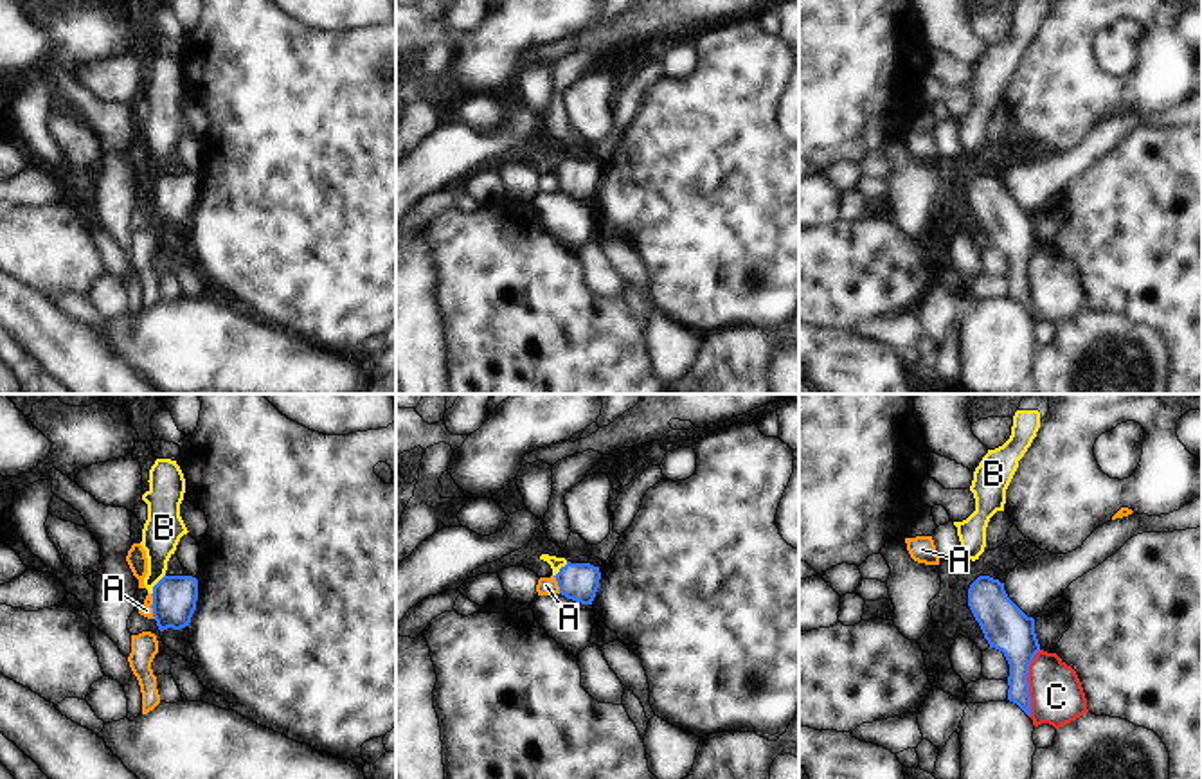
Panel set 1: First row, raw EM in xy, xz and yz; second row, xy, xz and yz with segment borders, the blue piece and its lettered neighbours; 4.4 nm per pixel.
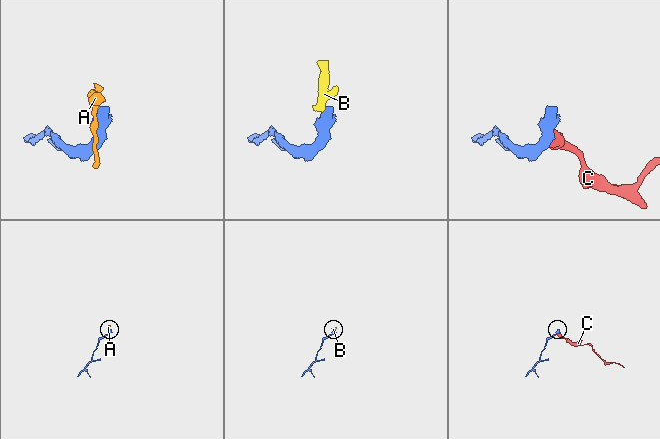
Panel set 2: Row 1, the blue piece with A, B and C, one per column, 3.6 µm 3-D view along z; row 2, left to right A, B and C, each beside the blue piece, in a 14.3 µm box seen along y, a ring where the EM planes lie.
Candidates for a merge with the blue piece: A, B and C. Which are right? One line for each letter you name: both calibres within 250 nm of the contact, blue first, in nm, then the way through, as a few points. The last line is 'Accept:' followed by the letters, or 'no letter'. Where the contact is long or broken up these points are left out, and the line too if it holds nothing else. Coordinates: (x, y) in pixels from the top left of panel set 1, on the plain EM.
B: Thickness 190 nm (blue) against 170 nm. Path across: xy (175, 195), (155, 182), (162, 128)
Accept: B.

